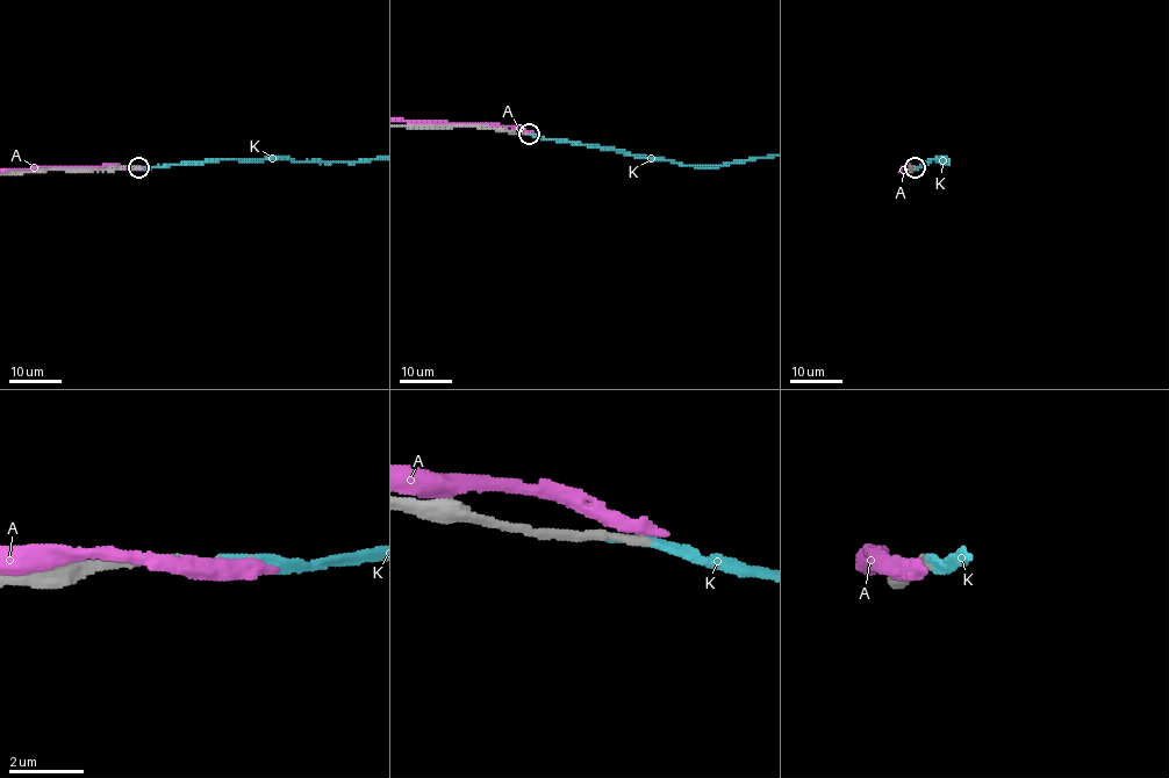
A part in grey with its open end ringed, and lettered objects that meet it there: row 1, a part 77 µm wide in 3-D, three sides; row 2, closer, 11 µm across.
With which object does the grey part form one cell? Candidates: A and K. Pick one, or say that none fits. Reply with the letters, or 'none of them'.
K

